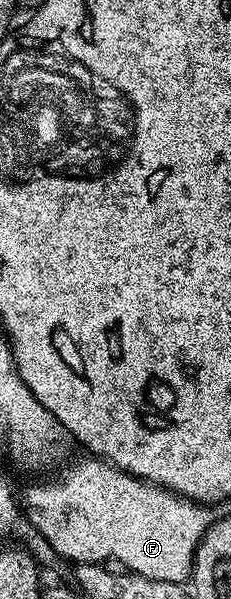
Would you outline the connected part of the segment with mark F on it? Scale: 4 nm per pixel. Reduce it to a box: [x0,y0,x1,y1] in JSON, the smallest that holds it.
[23,456,213,583]

